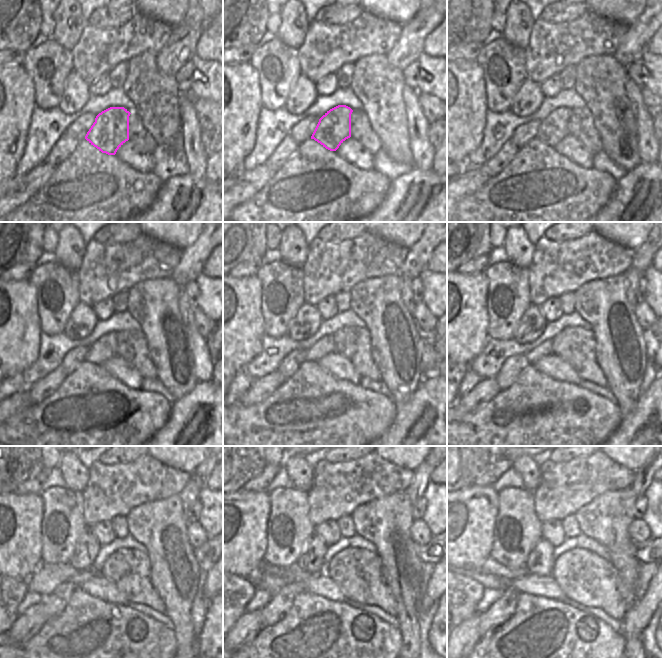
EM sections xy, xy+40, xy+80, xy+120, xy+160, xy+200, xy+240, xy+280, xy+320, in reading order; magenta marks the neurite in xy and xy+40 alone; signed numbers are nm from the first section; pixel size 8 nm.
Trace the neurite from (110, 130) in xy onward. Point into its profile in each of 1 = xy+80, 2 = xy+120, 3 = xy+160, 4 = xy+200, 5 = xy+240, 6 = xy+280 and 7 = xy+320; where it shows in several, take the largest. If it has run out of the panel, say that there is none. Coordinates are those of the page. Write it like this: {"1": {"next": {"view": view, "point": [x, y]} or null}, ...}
{"1": {"next": {"view": "xy+80", "point": [553, 128]}}, "2": {"next": {"view": "xy+120", "point": [105, 347]}}, "3": {"next": {"view": "xy+160", "point": [326, 345]}}, "4": {"next": {"view": "xy+200", "point": [546, 348]}}, "5": {"next": {"view": "xy+240", "point": [83, 576]}}, "6": {"next": {"view": "xy+280", "point": [294, 574]}}, "7": {"next": {"view": "xy+320", "point": [490, 567]}}}

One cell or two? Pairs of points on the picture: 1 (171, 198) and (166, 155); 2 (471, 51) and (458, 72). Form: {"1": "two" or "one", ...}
{"1": "two", "2": "two"}

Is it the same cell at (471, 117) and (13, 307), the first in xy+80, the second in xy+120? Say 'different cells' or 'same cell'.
same cell

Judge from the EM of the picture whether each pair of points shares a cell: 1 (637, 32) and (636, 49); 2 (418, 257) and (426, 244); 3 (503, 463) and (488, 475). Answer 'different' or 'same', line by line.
1: same
2: same
3: same

